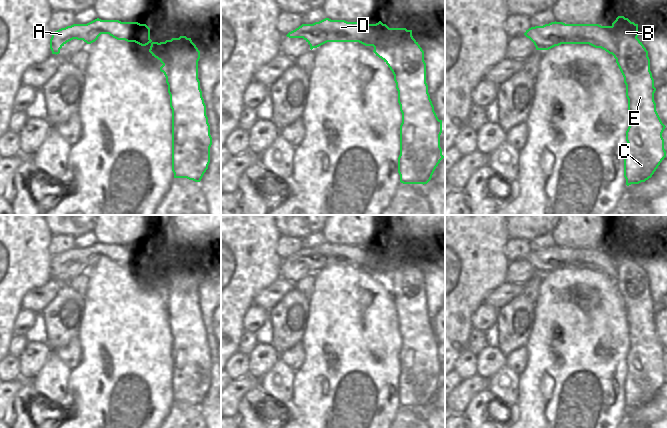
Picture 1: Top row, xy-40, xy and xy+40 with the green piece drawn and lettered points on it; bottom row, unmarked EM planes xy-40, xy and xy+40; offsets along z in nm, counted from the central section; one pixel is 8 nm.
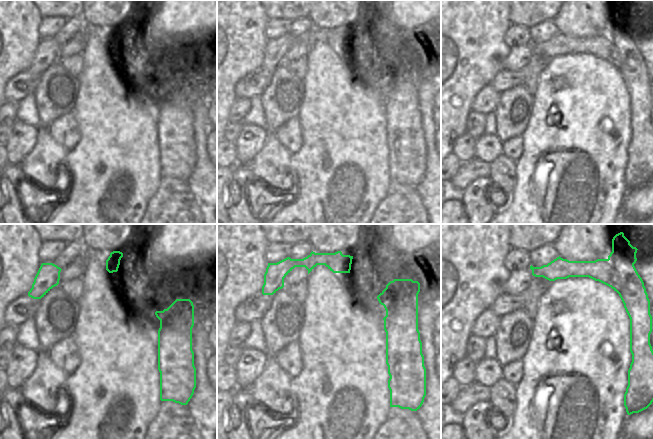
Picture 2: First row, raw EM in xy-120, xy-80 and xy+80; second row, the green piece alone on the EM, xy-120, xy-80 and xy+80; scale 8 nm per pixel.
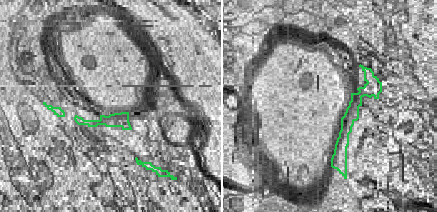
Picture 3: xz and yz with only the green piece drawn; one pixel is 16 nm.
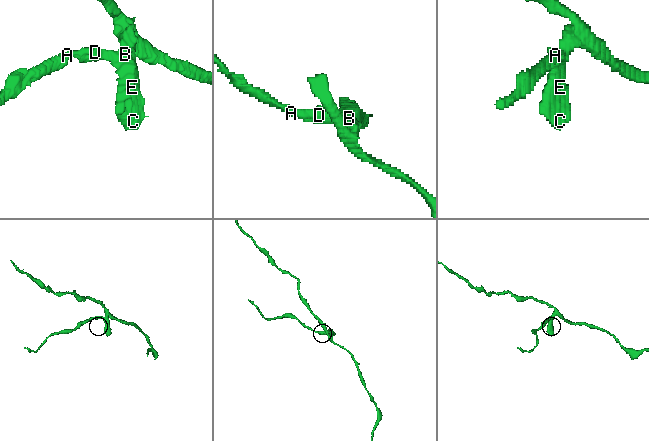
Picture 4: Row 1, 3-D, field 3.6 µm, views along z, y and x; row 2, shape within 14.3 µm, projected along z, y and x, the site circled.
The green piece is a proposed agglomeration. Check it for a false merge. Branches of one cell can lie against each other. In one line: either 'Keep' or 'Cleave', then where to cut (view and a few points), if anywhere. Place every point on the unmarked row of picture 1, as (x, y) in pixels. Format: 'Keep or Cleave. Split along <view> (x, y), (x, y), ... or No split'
Cleave. Split along xy (394, 252), (394, 267), (388, 271), (374, 272)

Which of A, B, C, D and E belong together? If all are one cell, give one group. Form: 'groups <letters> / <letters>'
groups A D / B C E

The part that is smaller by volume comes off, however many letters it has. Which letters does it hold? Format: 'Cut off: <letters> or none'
Cut off: A, D

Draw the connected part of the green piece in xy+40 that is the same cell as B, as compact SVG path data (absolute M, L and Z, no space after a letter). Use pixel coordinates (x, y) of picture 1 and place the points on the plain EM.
M624 240L612 247L618 259L618 277L613 278L624 301L630 349L624 381L626 409L639 408L652 401L666 381L662 347L654 325L654 303L648 275L637 262L638 248Z

